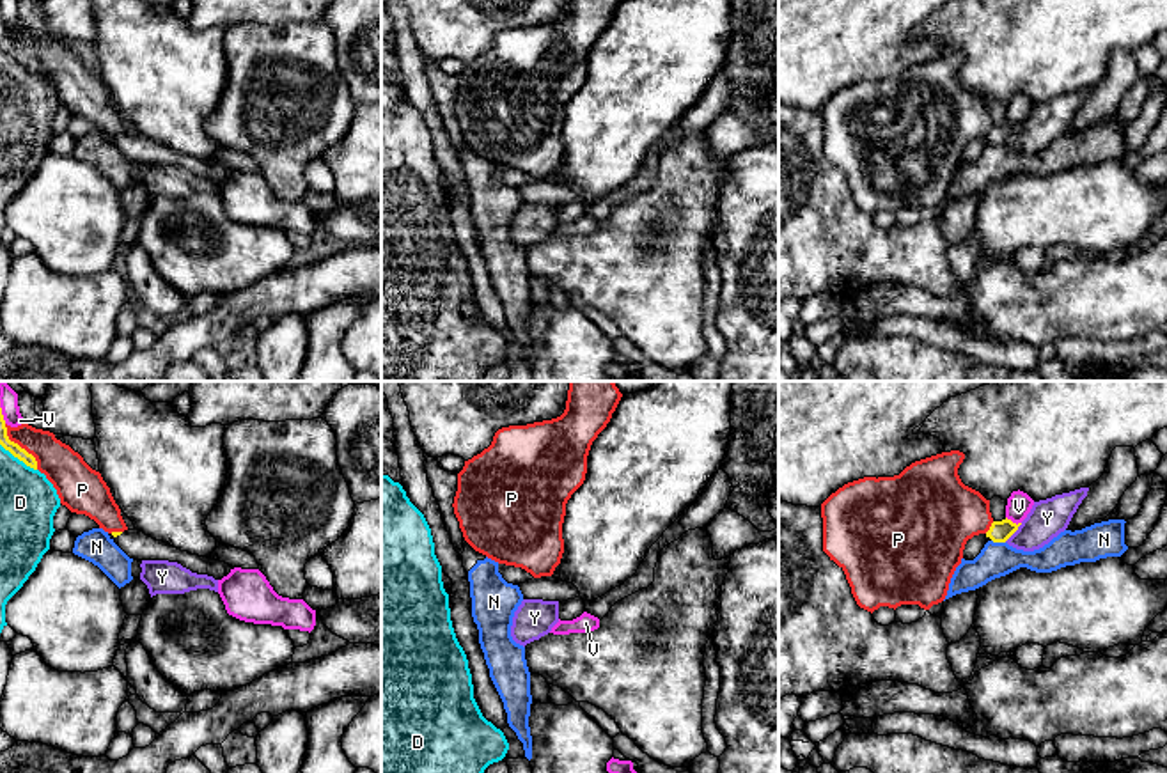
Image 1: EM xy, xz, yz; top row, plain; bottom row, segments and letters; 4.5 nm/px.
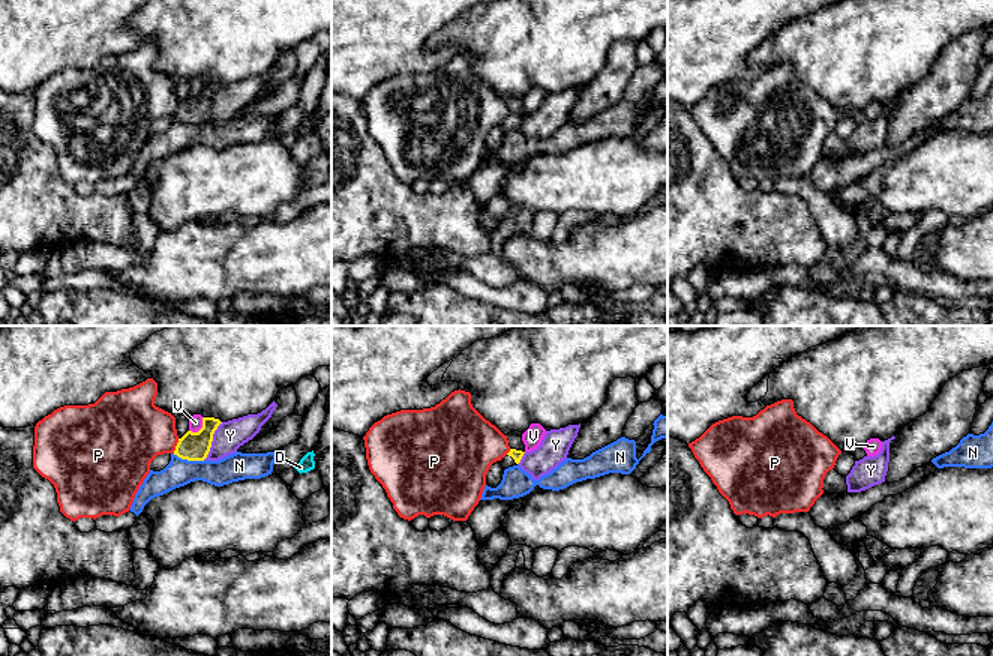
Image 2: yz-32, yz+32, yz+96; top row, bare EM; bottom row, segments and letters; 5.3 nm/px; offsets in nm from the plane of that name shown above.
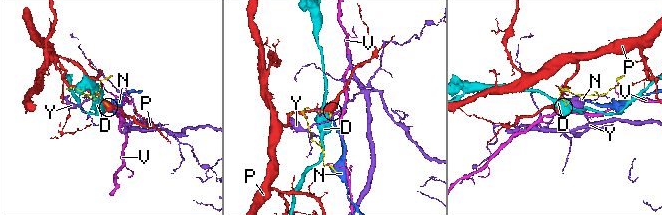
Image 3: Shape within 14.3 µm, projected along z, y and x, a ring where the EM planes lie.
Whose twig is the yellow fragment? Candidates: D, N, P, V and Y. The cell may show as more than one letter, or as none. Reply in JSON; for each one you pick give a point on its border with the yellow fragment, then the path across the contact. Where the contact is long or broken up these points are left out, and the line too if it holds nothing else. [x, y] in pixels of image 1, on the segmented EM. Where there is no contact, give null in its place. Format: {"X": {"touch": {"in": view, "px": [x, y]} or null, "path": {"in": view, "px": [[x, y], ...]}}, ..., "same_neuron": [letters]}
{"same_neuron": []}

